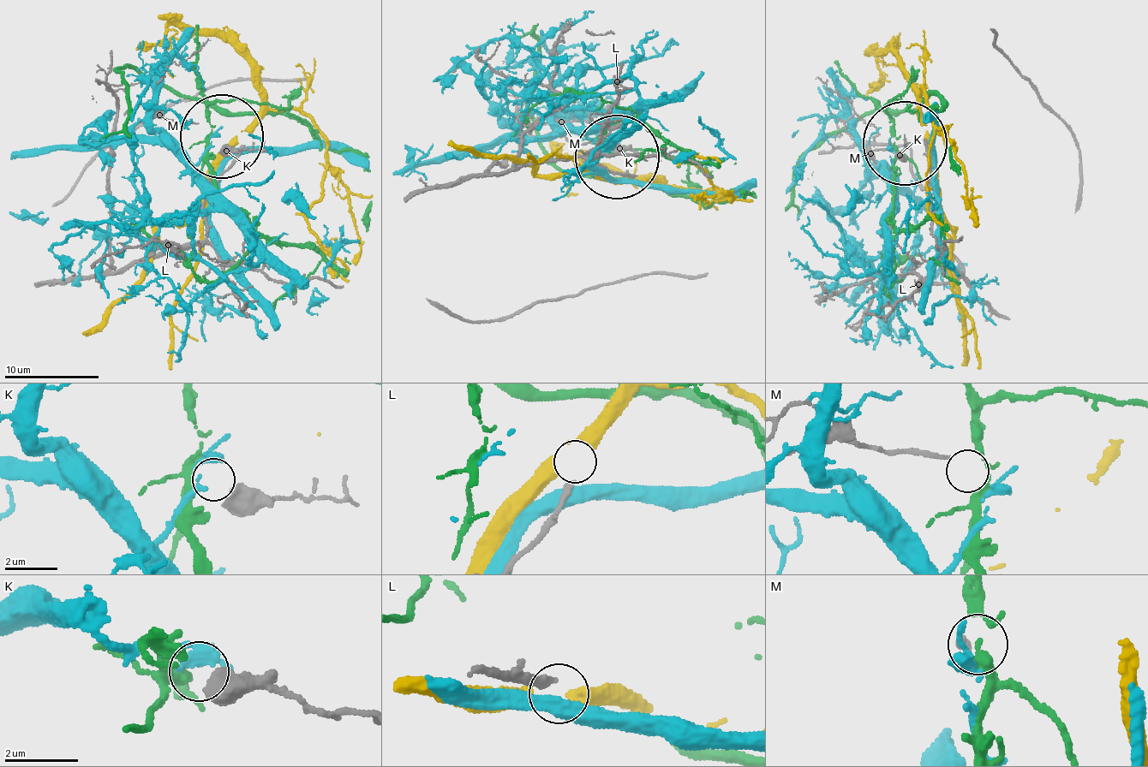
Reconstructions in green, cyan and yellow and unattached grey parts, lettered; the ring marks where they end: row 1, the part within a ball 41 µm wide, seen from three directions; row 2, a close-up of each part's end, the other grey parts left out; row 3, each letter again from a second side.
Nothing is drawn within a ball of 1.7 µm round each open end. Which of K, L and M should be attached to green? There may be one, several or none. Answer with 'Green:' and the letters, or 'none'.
Green: M

